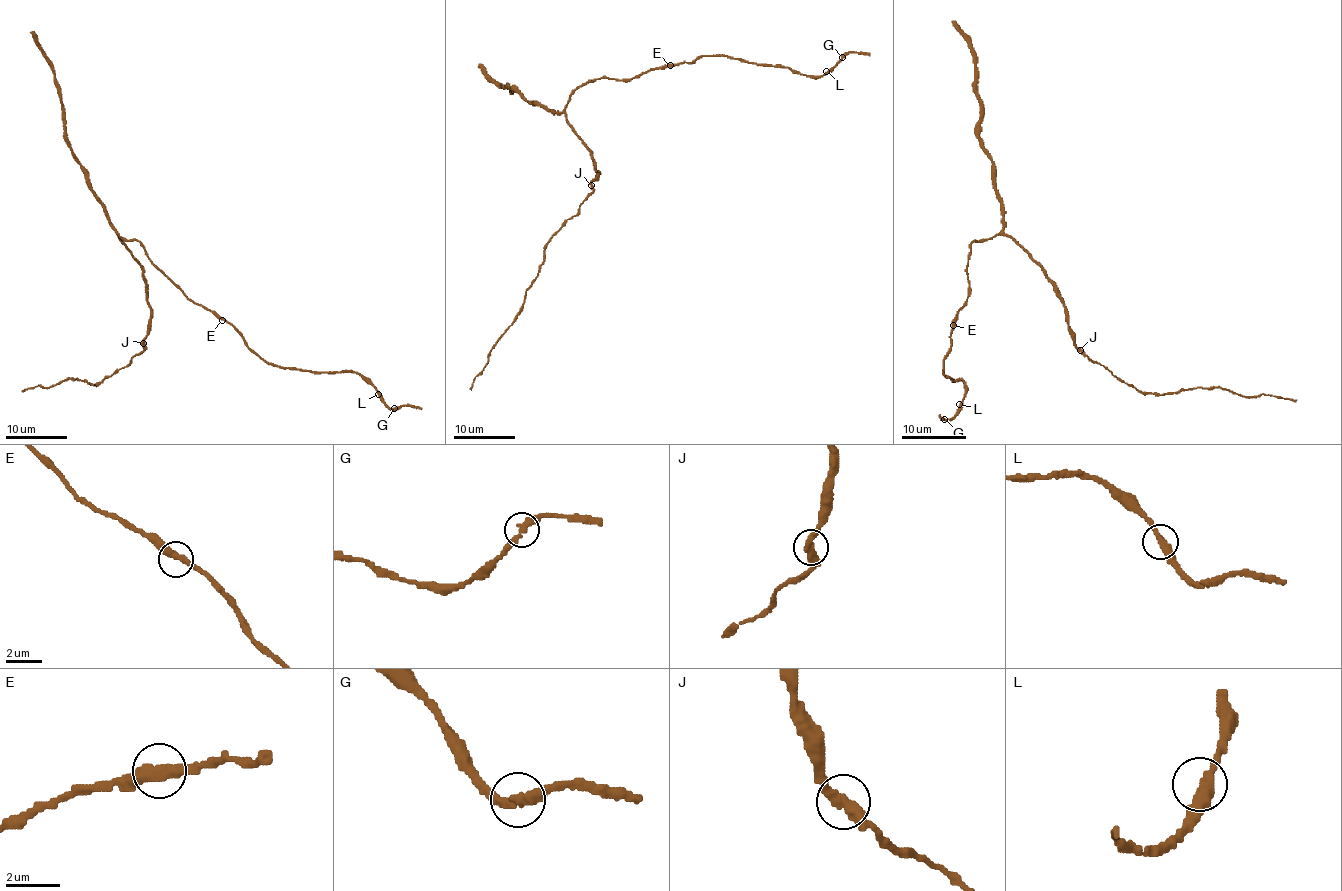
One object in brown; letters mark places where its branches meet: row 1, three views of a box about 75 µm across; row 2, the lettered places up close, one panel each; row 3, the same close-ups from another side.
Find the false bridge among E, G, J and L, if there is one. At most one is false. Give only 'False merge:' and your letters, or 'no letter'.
False merge: no letter

